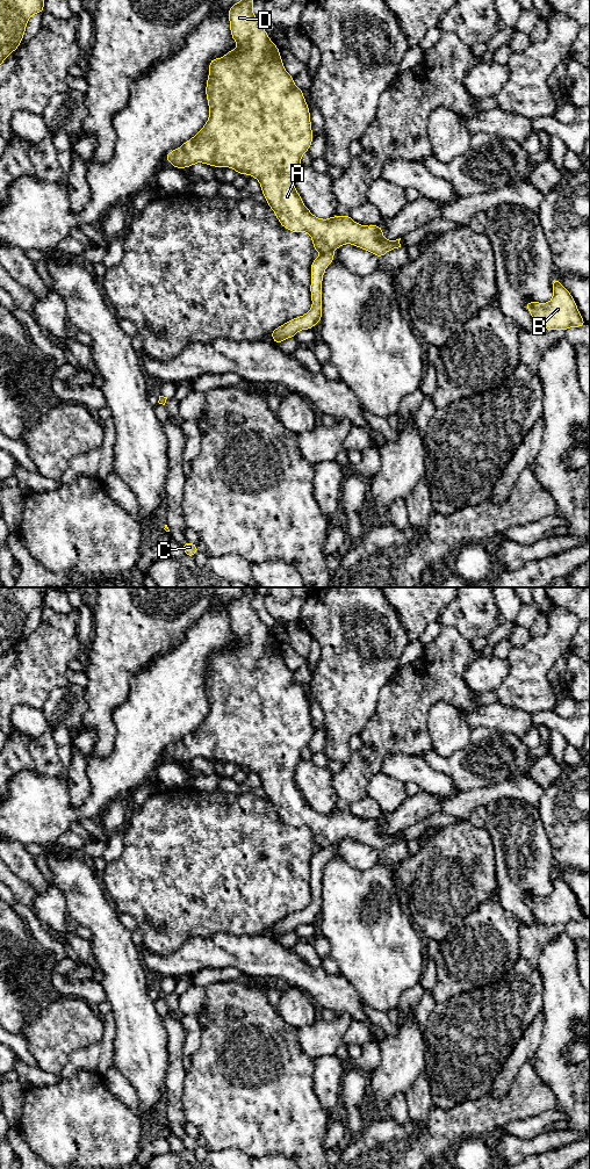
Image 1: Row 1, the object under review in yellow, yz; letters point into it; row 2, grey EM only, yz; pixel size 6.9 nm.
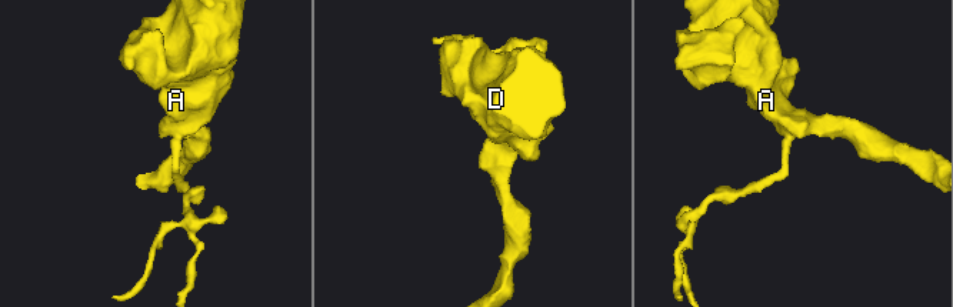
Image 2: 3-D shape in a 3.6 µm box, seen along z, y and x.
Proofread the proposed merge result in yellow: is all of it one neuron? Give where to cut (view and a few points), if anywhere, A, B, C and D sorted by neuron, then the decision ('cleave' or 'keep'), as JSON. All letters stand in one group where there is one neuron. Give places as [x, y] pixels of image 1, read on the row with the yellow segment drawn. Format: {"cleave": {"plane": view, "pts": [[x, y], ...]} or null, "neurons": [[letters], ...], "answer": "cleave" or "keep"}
{"cleave": {"plane": "yz", "pts": [[331, 251], [321, 254]]}, "neurons": [["A", "B", "D"], ["C"]], "answer": "cleave"}

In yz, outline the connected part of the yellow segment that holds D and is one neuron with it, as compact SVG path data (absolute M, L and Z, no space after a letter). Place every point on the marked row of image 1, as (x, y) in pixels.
M240 0L230 7L228 13L230 31L238 48L230 50L222 58L211 59L209 63L209 75L206 86L210 110L209 118L194 137L180 147L168 152L165 159L170 161L171 166L179 169L190 167L196 163L203 163L213 167L230 167L238 174L249 174L256 178L279 223L292 232L309 233L314 250L321 254L331 253L345 244L352 244L382 258L387 252L401 247L401 238L396 240L386 239L380 225L361 225L355 223L350 215L322 219L314 216L304 205L294 181L301 166L301 158L308 152L314 140L309 107L304 100L303 91L295 86L294 78L286 71L280 50L256 19L252 6L253 0Z

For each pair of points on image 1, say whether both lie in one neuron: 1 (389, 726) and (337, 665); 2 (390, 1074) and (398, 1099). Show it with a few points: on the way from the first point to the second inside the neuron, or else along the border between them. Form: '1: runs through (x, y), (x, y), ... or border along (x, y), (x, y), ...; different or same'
1: border along (386, 684), (380, 692), (375, 712), (360, 733); different
2: border along (404, 1092), (397, 1092), (386, 1104); different

